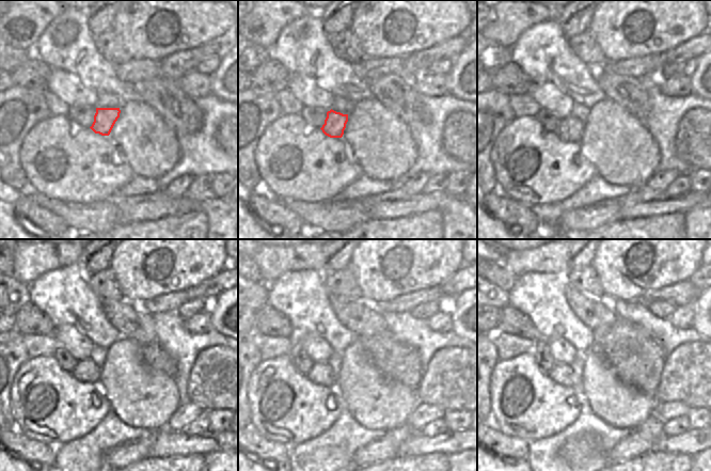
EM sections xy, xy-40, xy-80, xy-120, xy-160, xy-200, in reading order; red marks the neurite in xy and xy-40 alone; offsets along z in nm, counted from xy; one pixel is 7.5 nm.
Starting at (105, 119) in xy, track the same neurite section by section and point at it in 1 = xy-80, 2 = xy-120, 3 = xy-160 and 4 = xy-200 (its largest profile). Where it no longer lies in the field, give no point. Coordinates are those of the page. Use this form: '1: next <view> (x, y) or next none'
1: next xy-80 (570, 129)
2: next xy-120 (87, 371)
3: next xy-160 (321, 374)
4: next xy-200 (562, 374)

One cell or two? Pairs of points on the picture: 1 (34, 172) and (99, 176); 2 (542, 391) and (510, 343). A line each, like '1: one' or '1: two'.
1: one
2: two

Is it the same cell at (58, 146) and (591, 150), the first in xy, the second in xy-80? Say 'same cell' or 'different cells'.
different cells

